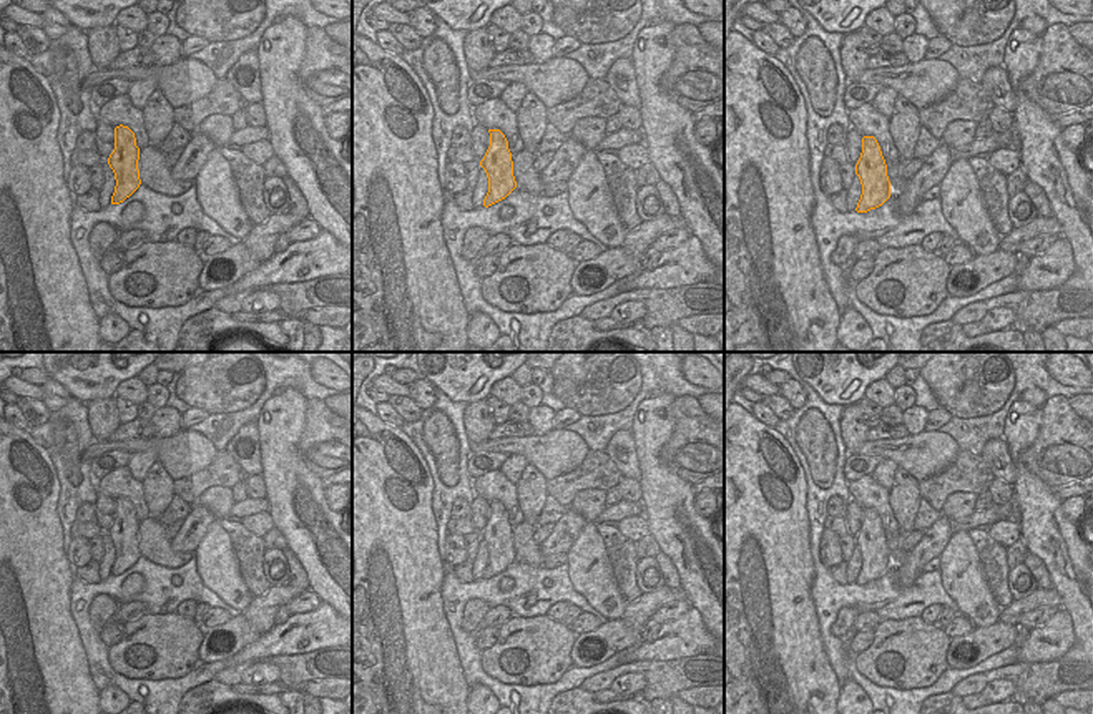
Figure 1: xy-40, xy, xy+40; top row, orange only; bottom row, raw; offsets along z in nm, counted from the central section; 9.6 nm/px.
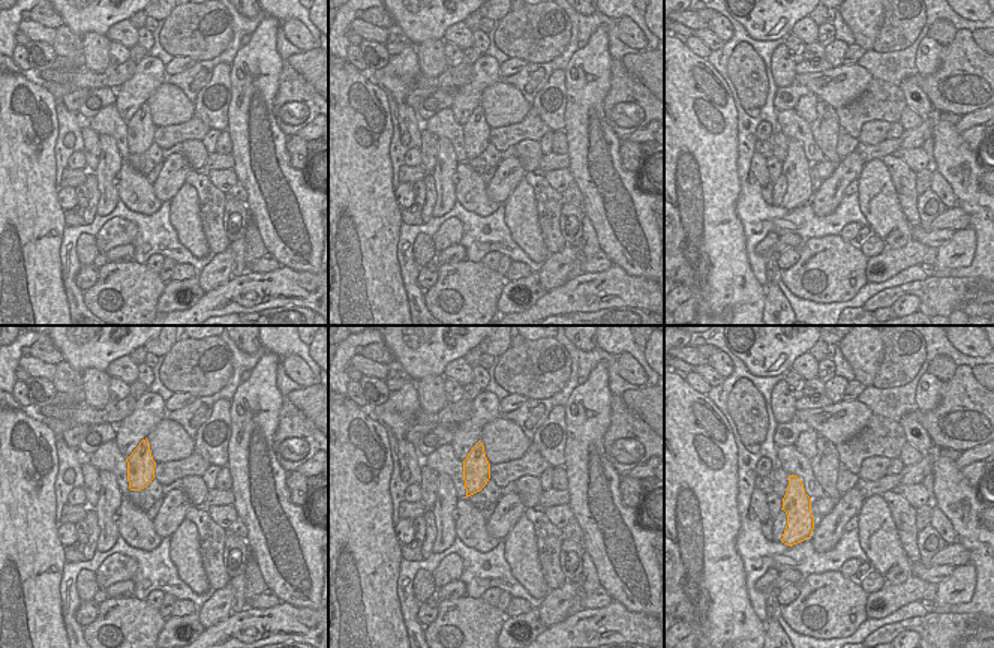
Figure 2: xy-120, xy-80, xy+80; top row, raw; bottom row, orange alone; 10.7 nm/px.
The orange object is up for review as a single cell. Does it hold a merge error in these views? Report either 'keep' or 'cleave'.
cleave

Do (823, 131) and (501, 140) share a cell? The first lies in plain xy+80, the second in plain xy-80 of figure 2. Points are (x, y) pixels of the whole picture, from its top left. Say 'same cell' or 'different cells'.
different cells

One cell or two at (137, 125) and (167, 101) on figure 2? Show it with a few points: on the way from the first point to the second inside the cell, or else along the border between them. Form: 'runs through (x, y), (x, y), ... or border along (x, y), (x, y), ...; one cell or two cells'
runs through (144, 122), (159, 108); one cell

